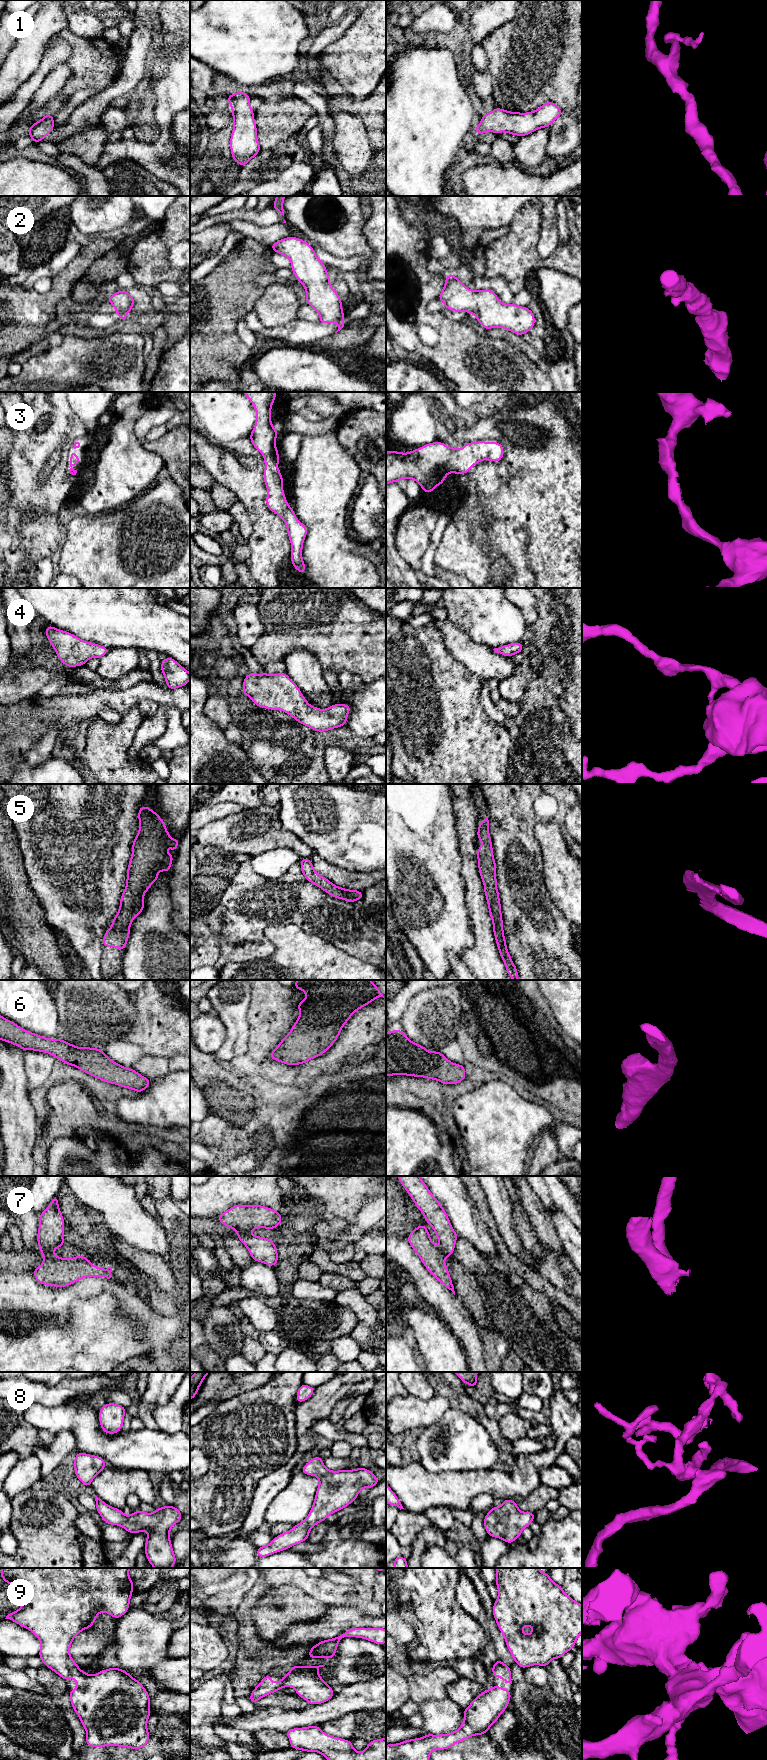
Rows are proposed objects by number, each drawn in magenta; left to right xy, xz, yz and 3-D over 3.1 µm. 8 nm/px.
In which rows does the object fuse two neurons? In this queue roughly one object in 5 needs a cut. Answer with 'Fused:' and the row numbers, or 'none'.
Fused: 7

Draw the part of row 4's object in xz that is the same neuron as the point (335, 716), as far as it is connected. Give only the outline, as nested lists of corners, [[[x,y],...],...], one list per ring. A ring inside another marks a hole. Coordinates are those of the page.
[[[251,673],[243,679],[242,694],[248,696],[256,706],[270,710],[281,710],[293,717],[294,720],[314,731],[326,732],[330,729],[344,727],[351,711],[348,704],[332,704],[327,709],[319,709],[310,705],[299,687],[284,673],[262,674]]]

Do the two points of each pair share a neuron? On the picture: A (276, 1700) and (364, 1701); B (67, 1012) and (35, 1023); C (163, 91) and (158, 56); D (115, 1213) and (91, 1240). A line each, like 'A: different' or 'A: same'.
A: different
B: different
C: different
D: different

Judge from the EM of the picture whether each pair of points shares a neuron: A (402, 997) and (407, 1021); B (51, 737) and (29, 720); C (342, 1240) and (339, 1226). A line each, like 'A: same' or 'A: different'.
A: different
B: different
C: different

